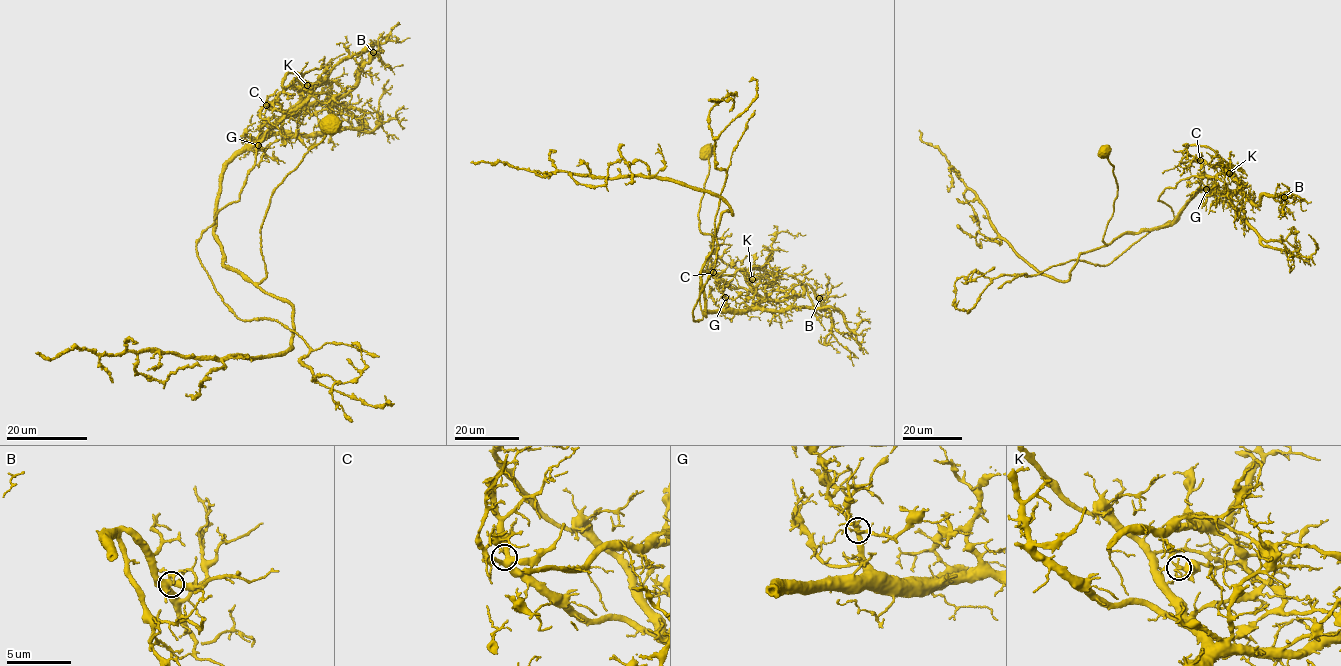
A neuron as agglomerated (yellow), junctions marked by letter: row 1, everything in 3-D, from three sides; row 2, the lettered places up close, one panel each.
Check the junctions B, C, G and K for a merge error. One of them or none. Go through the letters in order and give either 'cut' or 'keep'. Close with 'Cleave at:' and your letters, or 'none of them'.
B: keep
C: keep
G: keep
K: cut
Cleave at: K

